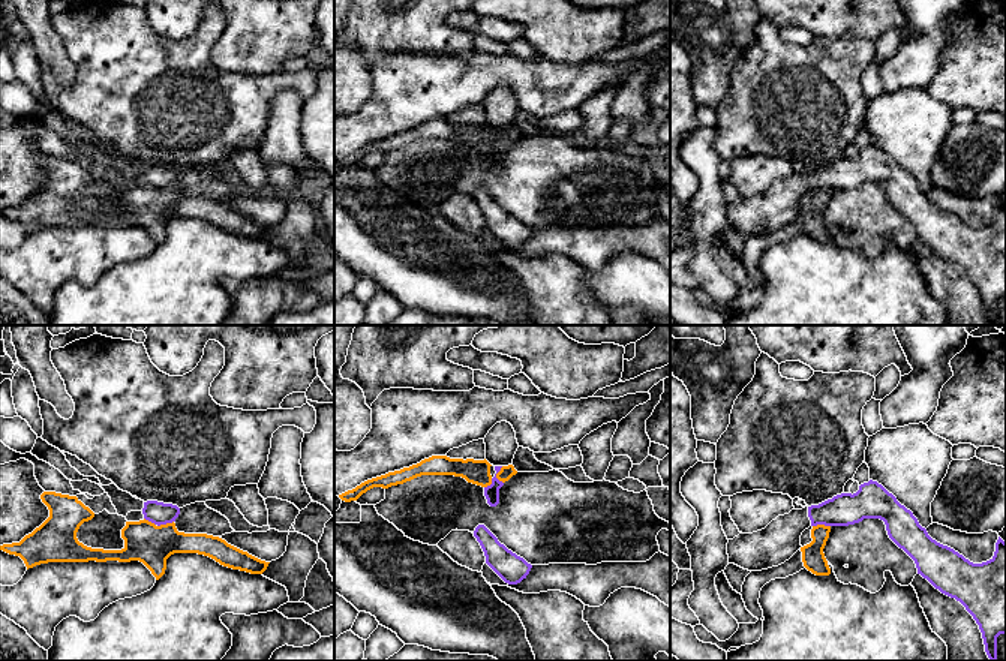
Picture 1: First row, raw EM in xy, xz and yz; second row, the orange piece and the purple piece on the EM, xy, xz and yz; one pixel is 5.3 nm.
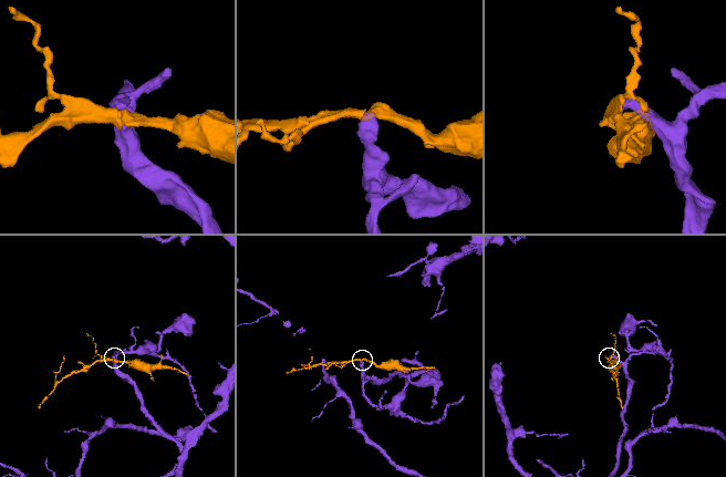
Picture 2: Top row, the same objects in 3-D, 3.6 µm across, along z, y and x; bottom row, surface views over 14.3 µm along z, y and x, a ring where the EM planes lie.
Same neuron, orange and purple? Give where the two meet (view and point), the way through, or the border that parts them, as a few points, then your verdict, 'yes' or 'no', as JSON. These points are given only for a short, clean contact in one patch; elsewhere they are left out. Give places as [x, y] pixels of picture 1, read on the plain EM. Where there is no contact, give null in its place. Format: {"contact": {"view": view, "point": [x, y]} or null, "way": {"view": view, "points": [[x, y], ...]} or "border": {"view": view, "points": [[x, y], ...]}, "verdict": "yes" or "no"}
{"contact": {"view": "xz", "point": [497, 140]}, "border": {"view": "xz", "points": [[502, 131], [497, 138], [502, 147]]}, "verdict": "no"}

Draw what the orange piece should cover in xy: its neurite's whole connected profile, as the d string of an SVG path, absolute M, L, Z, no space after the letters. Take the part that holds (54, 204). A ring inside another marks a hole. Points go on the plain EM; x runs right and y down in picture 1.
M43 156L42 166L49 181L19 207L3 208L0 214L19 220L27 234L48 226L142 226L159 244L166 234L166 223L174 217L198 217L223 231L262 238L270 226L243 216L225 204L207 198L178 196L175 187L156 190L148 184L126 186L121 193L121 214L91 213L78 205L76 196L94 181L76 160Z

